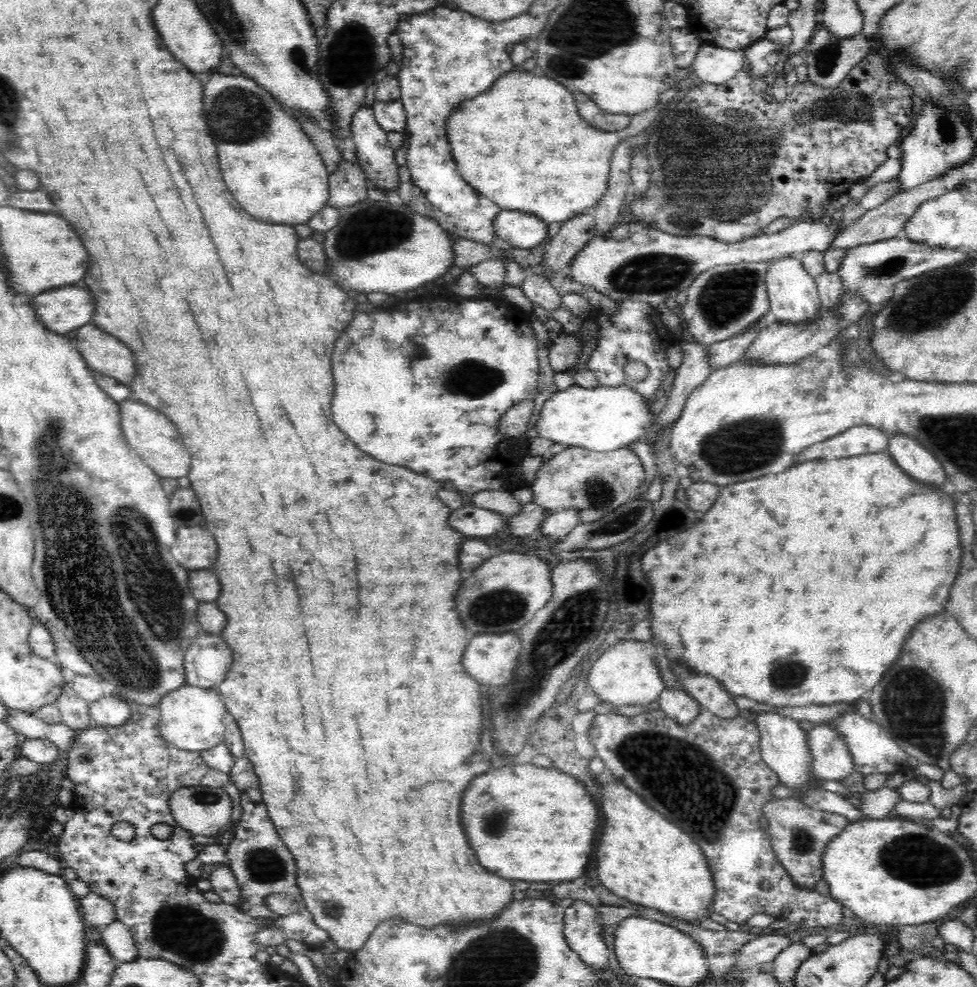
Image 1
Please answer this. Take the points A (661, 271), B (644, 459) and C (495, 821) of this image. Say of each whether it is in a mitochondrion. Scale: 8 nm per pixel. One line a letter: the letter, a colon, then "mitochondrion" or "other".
A: mitochondrion
B: other
C: mitochondrion

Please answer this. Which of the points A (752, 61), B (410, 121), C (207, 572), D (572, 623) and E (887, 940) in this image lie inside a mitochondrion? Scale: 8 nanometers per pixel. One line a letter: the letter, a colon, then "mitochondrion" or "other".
A: other
B: other
C: other
D: mitochondrion
E: other

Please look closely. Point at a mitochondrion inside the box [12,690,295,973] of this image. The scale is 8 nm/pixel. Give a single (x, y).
(197, 938)

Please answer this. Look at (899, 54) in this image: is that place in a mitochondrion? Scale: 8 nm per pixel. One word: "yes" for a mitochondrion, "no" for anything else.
no

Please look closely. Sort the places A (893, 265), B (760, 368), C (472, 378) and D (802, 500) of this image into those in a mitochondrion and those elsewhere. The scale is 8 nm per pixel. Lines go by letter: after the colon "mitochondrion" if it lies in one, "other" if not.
A: mitochondrion
B: other
C: mitochondrion
D: other

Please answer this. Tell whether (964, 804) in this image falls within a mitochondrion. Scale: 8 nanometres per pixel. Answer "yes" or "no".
no

